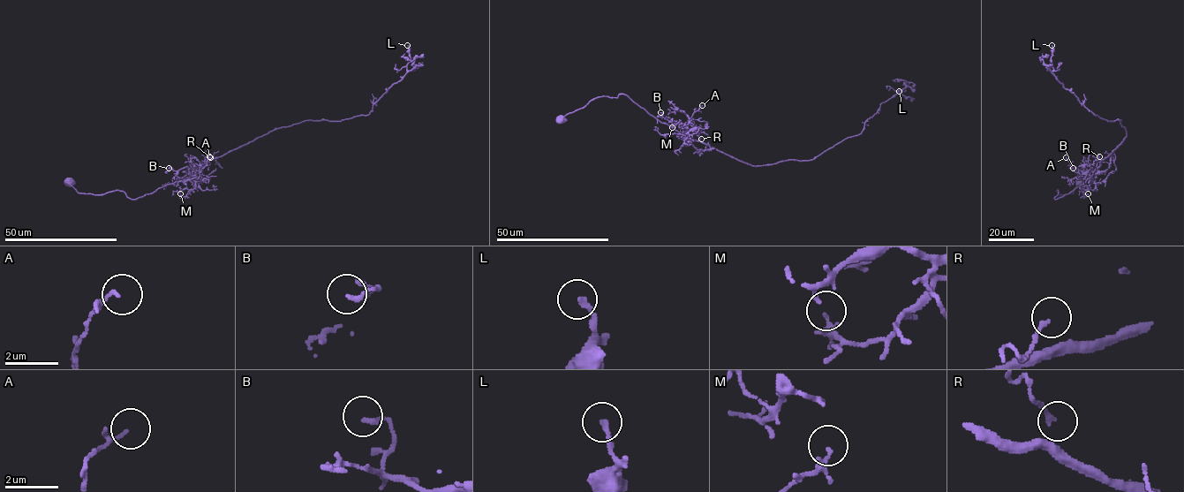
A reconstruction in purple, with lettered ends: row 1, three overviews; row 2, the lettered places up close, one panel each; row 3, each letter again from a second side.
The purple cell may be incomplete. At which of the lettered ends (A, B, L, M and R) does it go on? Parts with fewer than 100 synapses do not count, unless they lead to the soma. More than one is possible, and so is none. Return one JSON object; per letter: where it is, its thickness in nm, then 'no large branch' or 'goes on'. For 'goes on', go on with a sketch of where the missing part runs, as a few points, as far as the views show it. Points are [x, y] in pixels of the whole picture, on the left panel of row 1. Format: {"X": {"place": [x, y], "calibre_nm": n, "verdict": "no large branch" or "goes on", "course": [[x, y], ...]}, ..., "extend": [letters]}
{"A": {"place": [210, 157], "calibre_nm": 80, "verdict": "no large branch"}, "B": {"place": [169, 168], "calibre_nm": 150, "verdict": "no large branch"}, "L": {"place": [407, 45], "calibre_nm": 170, "verdict": "no large branch"}, "M": {"place": [180, 193], "calibre_nm": 150, "verdict": "no large branch"}, "R": {"place": [209, 156], "calibre_nm": 150, "verdict": "no large branch"}, "extend": []}

